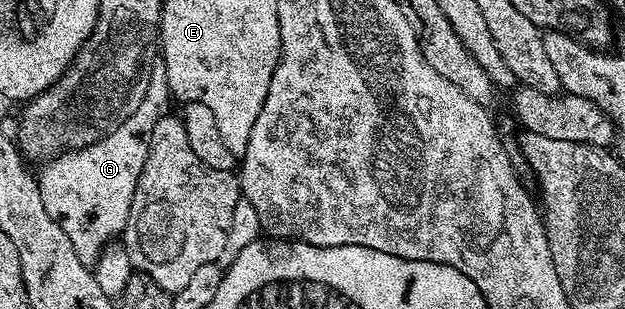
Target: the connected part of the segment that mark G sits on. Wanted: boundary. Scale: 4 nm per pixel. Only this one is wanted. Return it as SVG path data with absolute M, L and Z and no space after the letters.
M157 58L152 62L150 81L147 84L146 95L142 98L137 111L126 120L126 124L114 126L113 130L100 134L99 139L85 142L80 150L67 151L49 161L40 172L38 181L42 192L42 202L59 227L65 232L78 254L78 258L86 265L92 266L99 261L105 248L119 237L128 224L130 204L133 203L134 189L142 168L145 167L146 156L149 154L150 138L153 136L154 125L165 117L171 110L172 97L169 92L169 80L163 59Z

